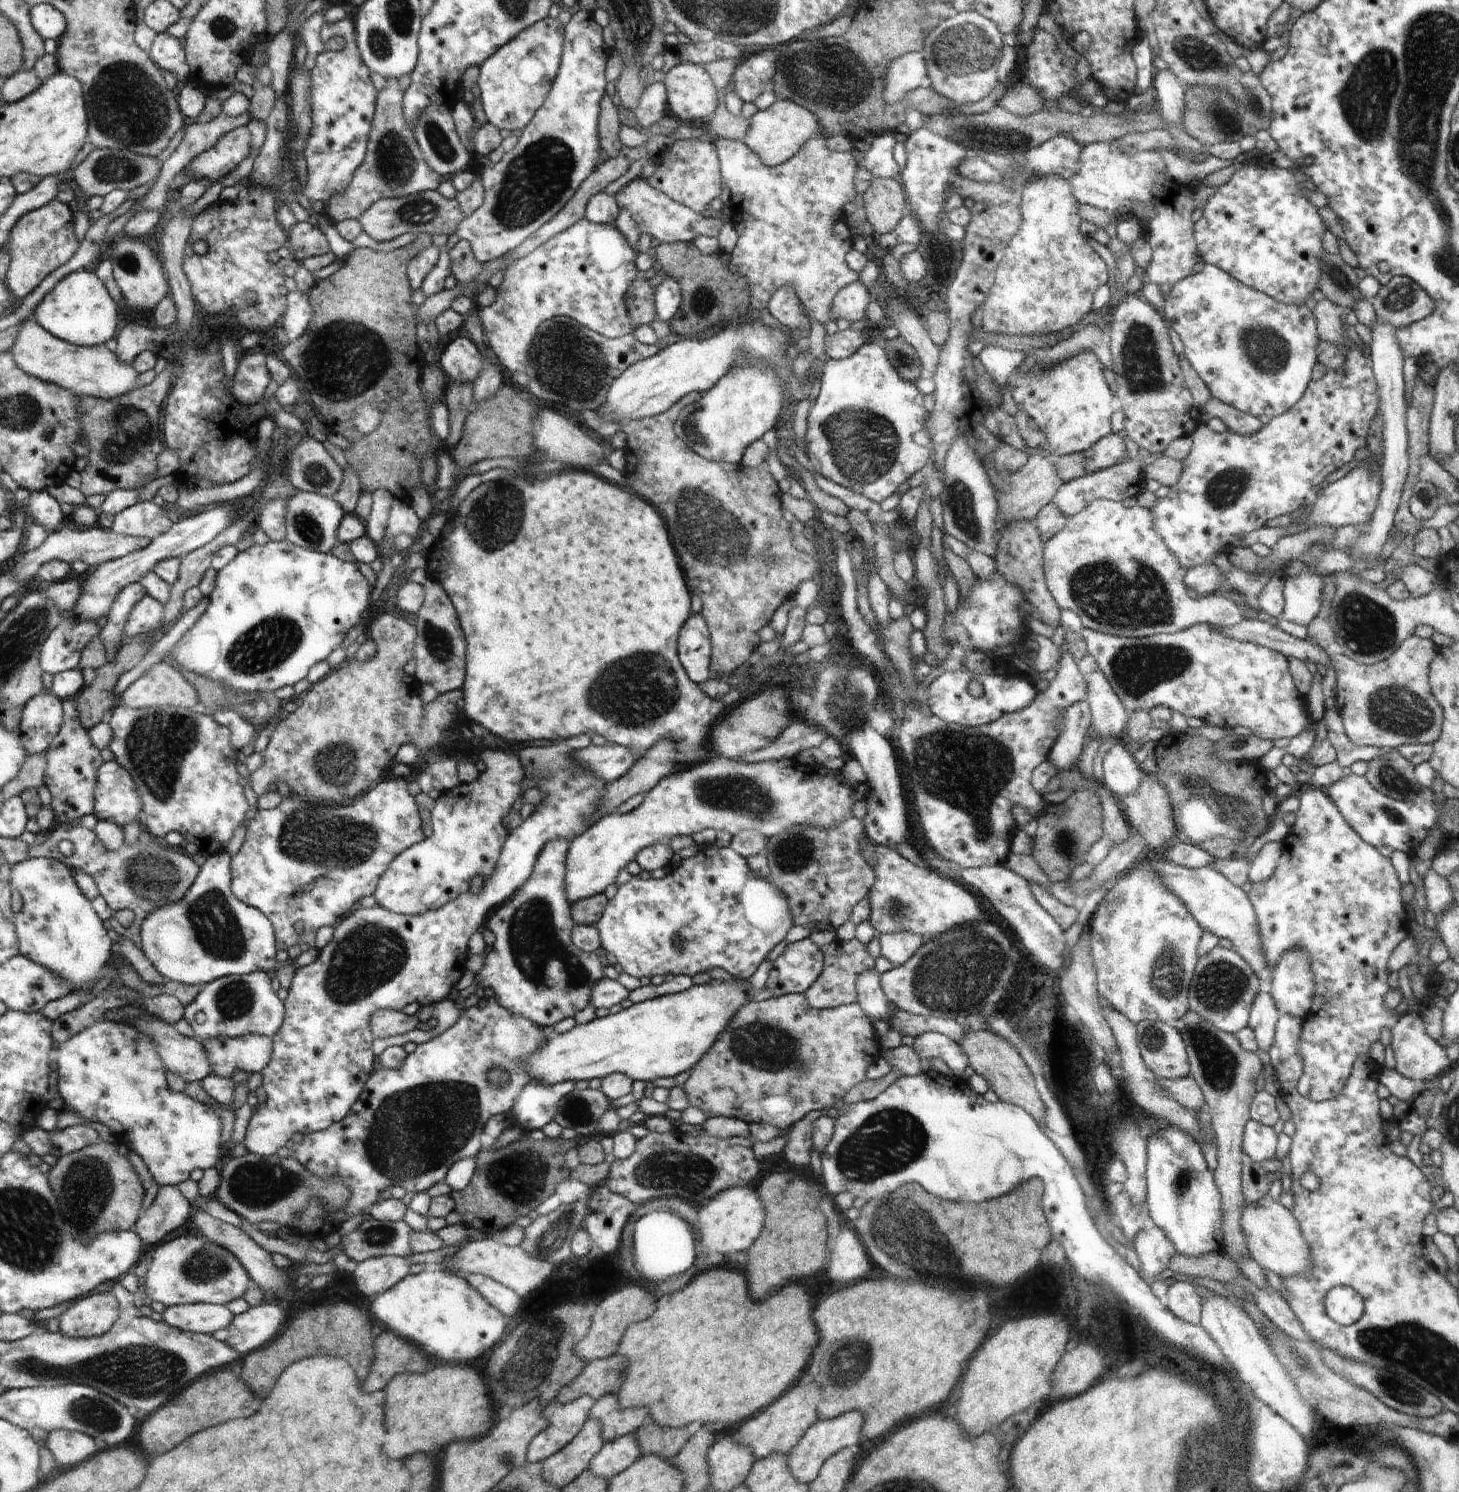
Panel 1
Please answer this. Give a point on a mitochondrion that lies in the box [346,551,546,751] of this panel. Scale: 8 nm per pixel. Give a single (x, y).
(439, 642)

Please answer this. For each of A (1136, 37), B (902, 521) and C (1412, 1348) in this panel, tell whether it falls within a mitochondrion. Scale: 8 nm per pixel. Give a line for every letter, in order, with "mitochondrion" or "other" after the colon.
A: other
B: other
C: mitochondrion

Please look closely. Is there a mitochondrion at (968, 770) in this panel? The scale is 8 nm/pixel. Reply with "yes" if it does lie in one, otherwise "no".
yes

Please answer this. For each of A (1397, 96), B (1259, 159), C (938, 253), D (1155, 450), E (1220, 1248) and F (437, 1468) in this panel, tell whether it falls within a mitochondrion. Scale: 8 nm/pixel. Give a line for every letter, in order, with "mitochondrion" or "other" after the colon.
A: mitochondrion
B: other
C: mitochondrion
D: other
E: other
F: other

